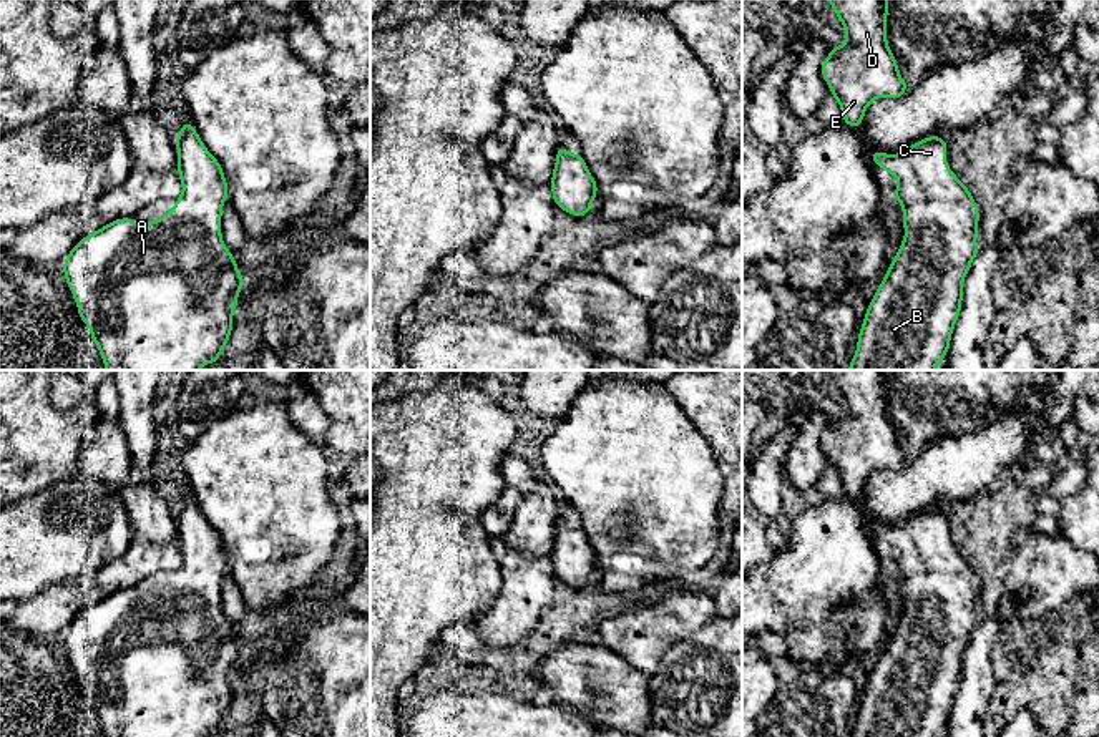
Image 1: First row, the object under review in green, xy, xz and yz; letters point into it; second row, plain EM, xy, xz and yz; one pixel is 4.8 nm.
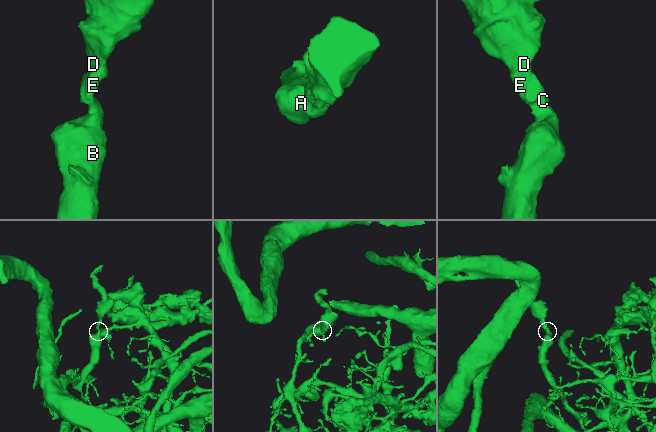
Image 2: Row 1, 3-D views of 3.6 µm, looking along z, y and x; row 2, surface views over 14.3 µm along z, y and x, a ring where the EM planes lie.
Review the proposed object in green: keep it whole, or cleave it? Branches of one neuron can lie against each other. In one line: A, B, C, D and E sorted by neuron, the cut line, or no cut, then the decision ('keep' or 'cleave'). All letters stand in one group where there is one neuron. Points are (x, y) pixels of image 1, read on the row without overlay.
groups A B C D E; cut none; keep

